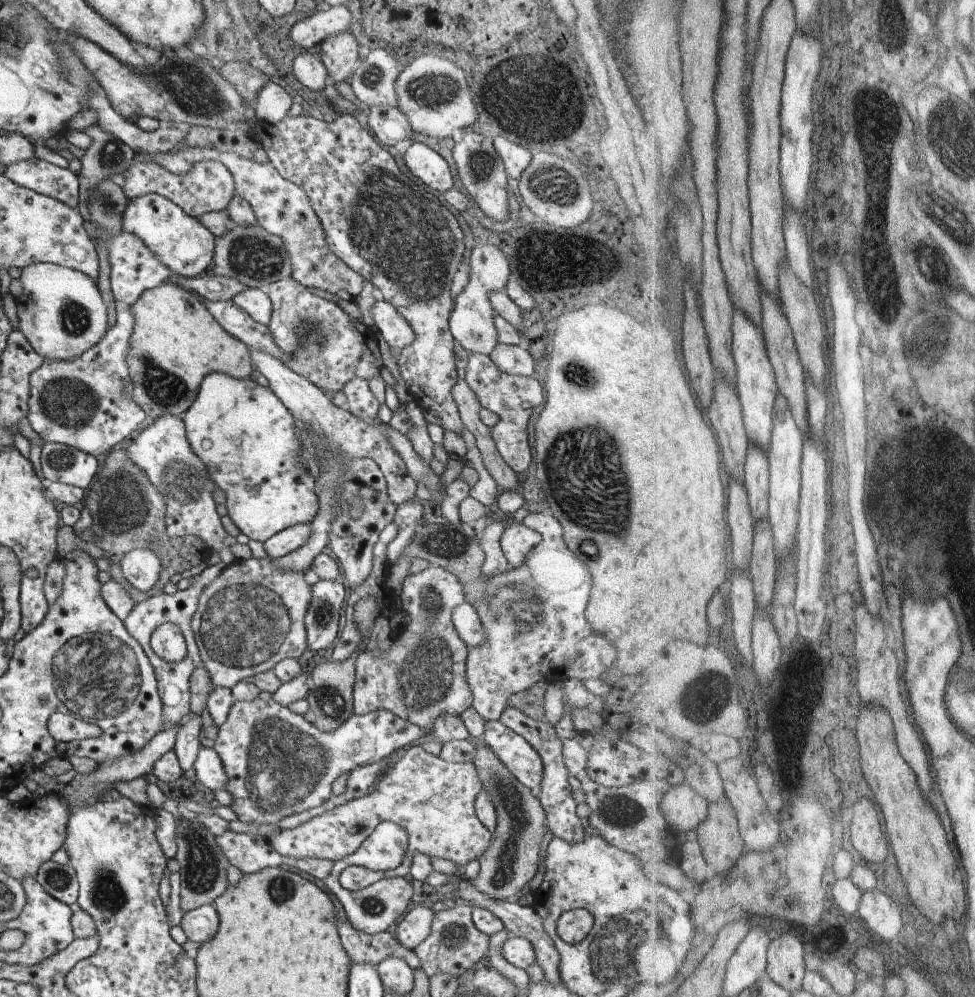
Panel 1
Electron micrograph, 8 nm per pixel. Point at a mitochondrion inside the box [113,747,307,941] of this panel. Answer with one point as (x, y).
(202, 868)

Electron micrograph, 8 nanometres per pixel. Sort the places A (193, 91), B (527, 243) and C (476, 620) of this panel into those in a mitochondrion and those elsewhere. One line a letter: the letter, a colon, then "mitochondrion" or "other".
A: mitochondrion
B: other
C: mitochondrion

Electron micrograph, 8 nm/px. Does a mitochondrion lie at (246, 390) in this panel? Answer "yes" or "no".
no

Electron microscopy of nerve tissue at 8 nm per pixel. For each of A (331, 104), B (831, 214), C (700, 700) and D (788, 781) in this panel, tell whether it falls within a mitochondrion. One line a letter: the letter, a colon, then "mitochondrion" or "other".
A: other
B: other
C: mitochondrion
D: other

